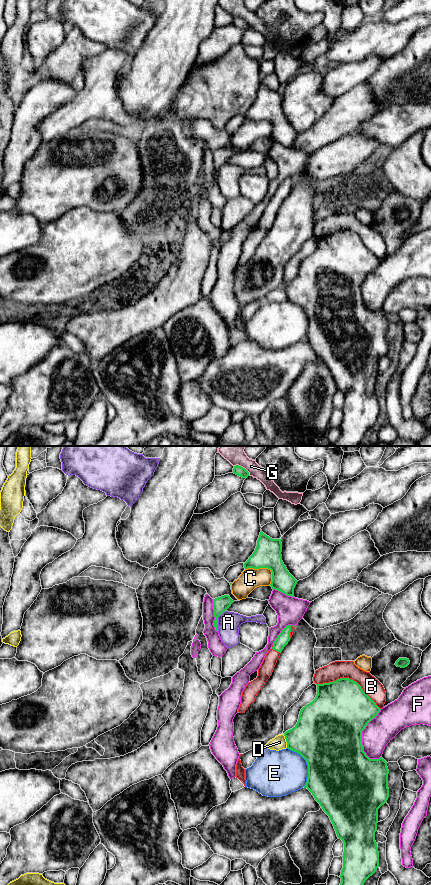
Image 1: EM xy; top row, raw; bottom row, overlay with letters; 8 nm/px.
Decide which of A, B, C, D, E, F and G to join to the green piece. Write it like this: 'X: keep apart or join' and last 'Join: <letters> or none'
A: keep apart
B: join
C: keep apart
D: keep apart
E: keep apart
F: keep apart
G: keep apart
Join: B

